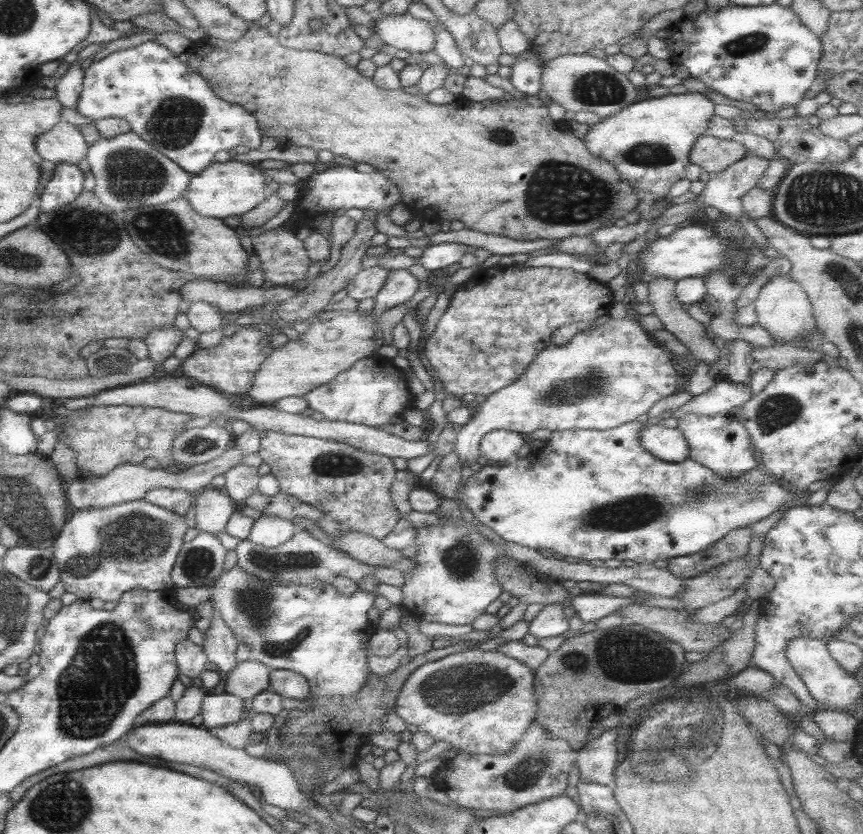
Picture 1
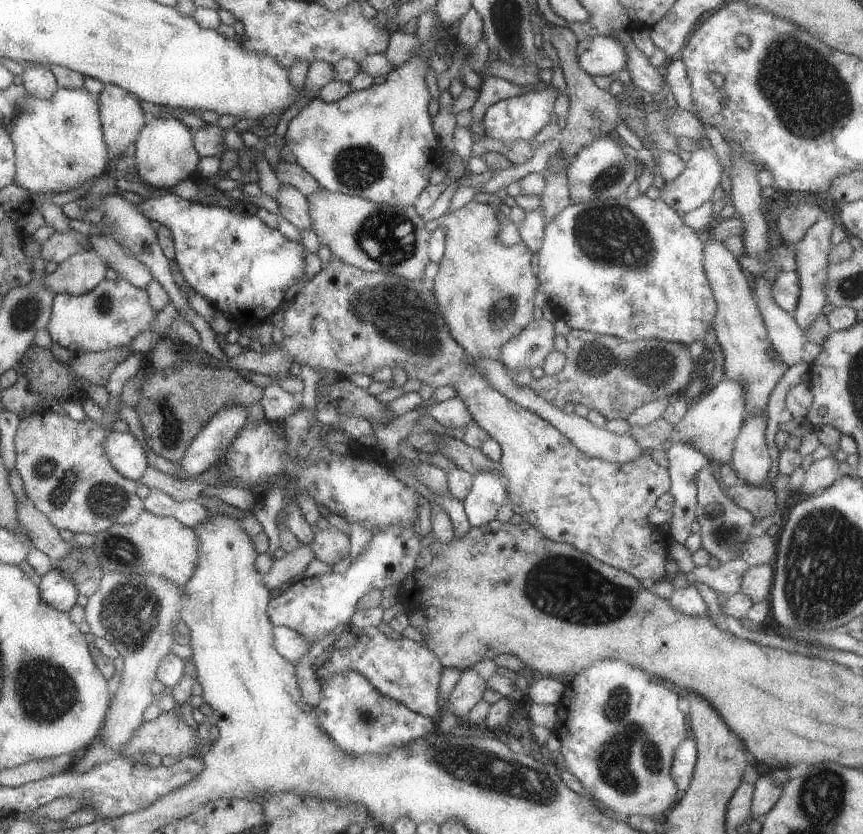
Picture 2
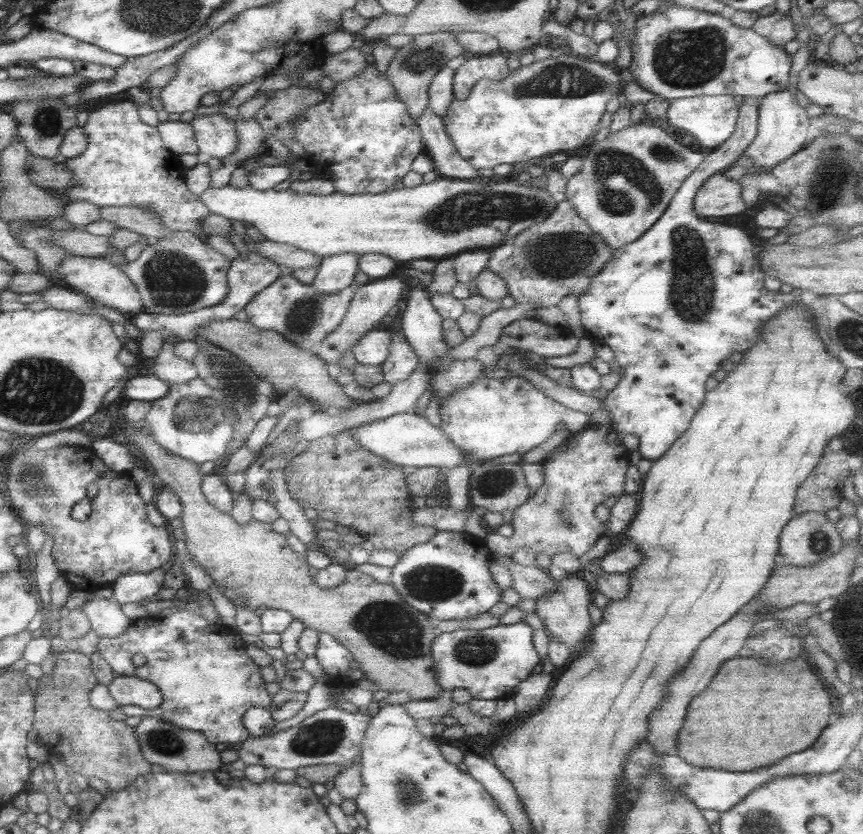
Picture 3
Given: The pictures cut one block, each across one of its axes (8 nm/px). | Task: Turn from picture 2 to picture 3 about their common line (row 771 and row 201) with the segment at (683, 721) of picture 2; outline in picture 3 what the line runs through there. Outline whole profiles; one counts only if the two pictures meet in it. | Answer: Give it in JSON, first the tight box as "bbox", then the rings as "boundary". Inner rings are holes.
{"bbox":[565,122,703,251],"boundary":[[[651,122],[631,124],[590,146],[582,169],[568,179],[565,200],[614,251],[641,238],[665,213],[680,186],[703,164],[702,153],[677,142]]]}

